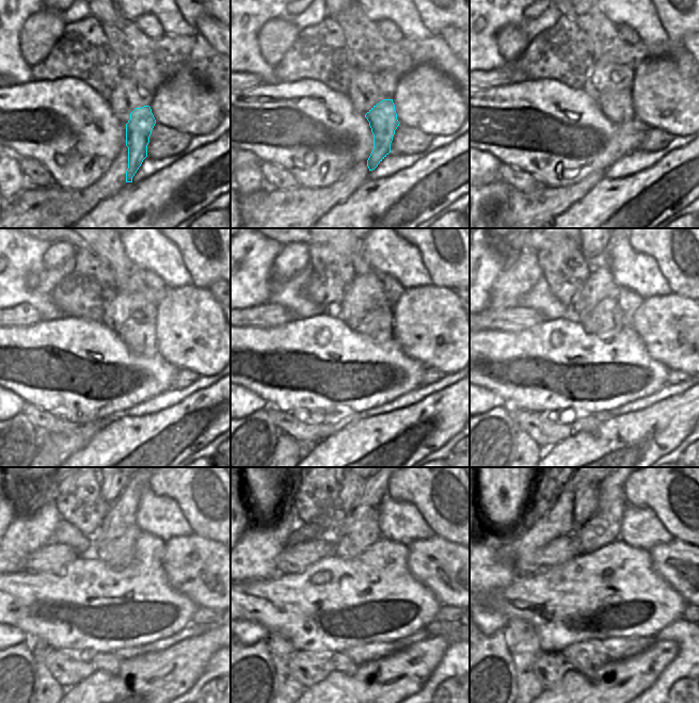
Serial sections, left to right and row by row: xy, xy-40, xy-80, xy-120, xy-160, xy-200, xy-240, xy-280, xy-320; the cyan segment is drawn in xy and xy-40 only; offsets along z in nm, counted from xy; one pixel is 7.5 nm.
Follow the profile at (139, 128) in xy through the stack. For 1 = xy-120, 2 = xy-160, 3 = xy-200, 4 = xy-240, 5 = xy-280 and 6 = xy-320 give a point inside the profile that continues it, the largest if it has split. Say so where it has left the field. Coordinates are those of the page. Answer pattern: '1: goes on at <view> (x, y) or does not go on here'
1: goes on at xy-120 (140, 336)
2: goes on at xy-160 (377, 323)
3: goes on at xy-200 (606, 319)
4: goes on at xy-240 (118, 553)
5: goes on at xy-280 (349, 541)
6: goes on at xy-320 (602, 528)

